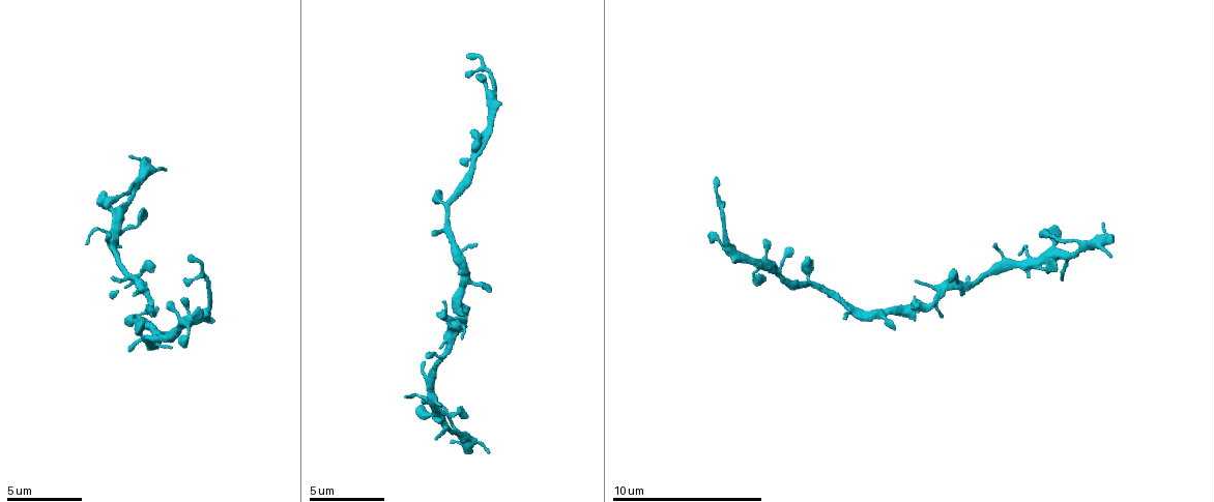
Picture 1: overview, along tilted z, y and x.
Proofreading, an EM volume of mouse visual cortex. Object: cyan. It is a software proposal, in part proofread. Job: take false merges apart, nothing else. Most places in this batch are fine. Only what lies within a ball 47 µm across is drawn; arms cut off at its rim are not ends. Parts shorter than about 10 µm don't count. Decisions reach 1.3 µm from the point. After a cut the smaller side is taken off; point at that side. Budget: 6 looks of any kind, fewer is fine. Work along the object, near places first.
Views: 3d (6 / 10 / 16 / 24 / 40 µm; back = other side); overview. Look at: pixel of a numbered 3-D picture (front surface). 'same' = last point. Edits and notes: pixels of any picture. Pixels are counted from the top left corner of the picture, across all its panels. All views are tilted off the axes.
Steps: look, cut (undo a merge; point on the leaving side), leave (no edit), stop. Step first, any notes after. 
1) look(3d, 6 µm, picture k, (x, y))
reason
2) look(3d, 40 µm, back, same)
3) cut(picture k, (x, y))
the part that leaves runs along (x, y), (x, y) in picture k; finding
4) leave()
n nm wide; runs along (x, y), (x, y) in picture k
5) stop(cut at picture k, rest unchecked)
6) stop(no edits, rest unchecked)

look(3d, 10 µm, picture 1, (734, 250))
three arms meet

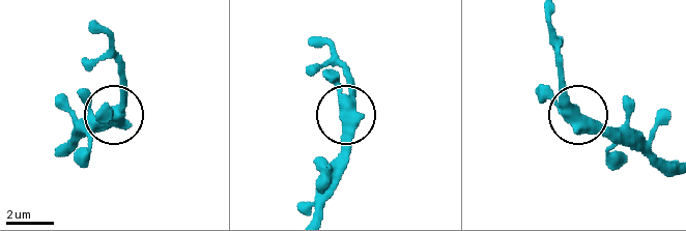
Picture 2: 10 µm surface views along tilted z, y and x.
leave()
runs along (314, 212), (343, 141), (350, 92), (346, 65) in picture 2; one neuron here

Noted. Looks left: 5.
look(3d, 16 µm, picture 1, (452, 202))
side arm on a straight run

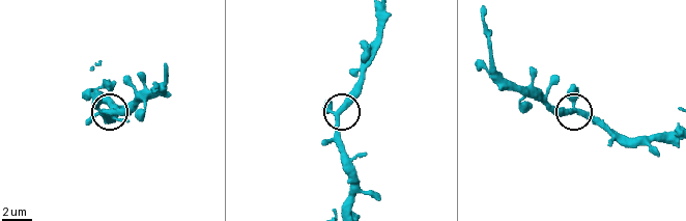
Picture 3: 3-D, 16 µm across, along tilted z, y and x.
look(3d, 6 µm, same)

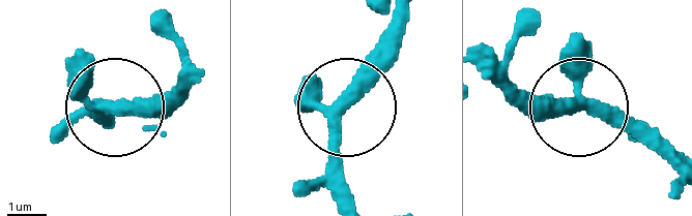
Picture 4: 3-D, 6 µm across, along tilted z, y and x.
leave()
300 nm wide; continuous, no second neuron

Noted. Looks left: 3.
look(3d, 10 µm, picture 1, (963, 284))
four-way junction

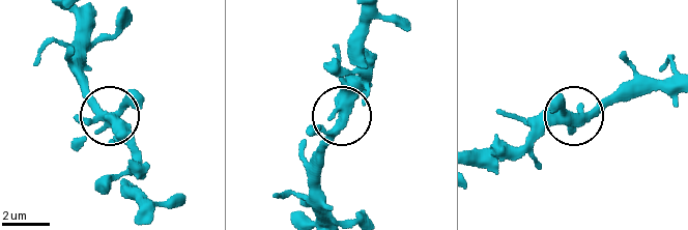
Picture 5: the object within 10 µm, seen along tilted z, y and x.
look(3d, 10 µm, back, picture 5, (577, 117))
other side

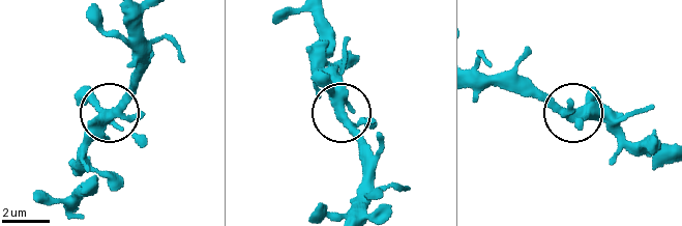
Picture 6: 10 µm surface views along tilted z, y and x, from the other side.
leave()
4 arms; all the same neuron

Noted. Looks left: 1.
stop(no edits, rest unchecked)

